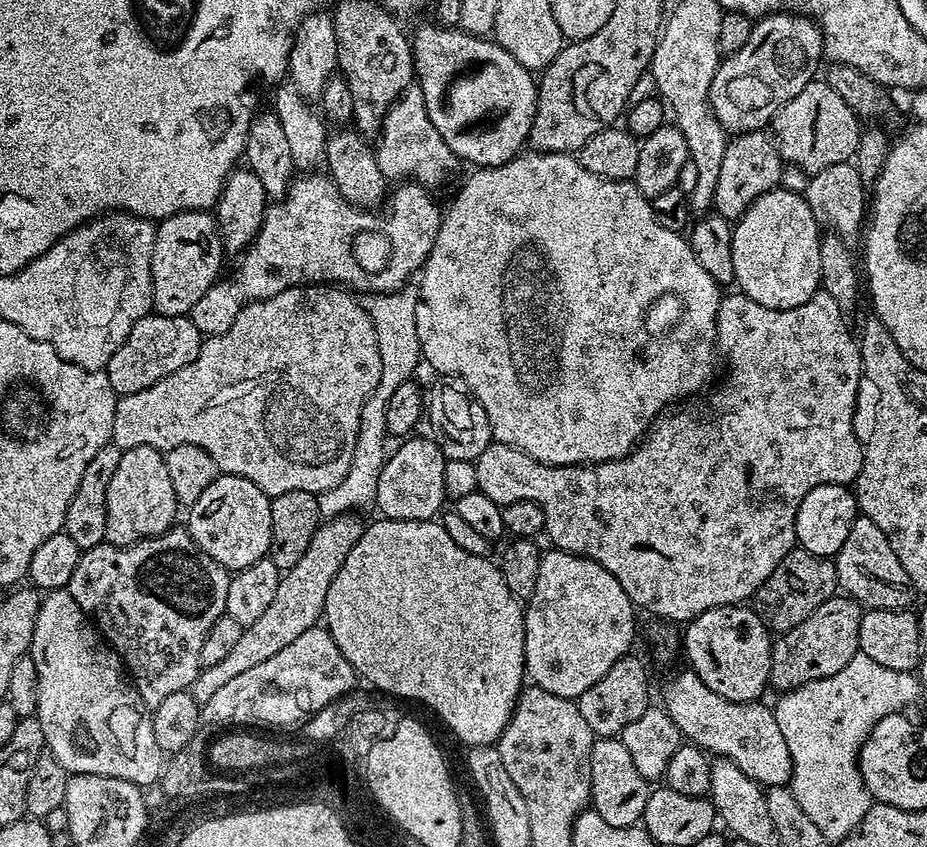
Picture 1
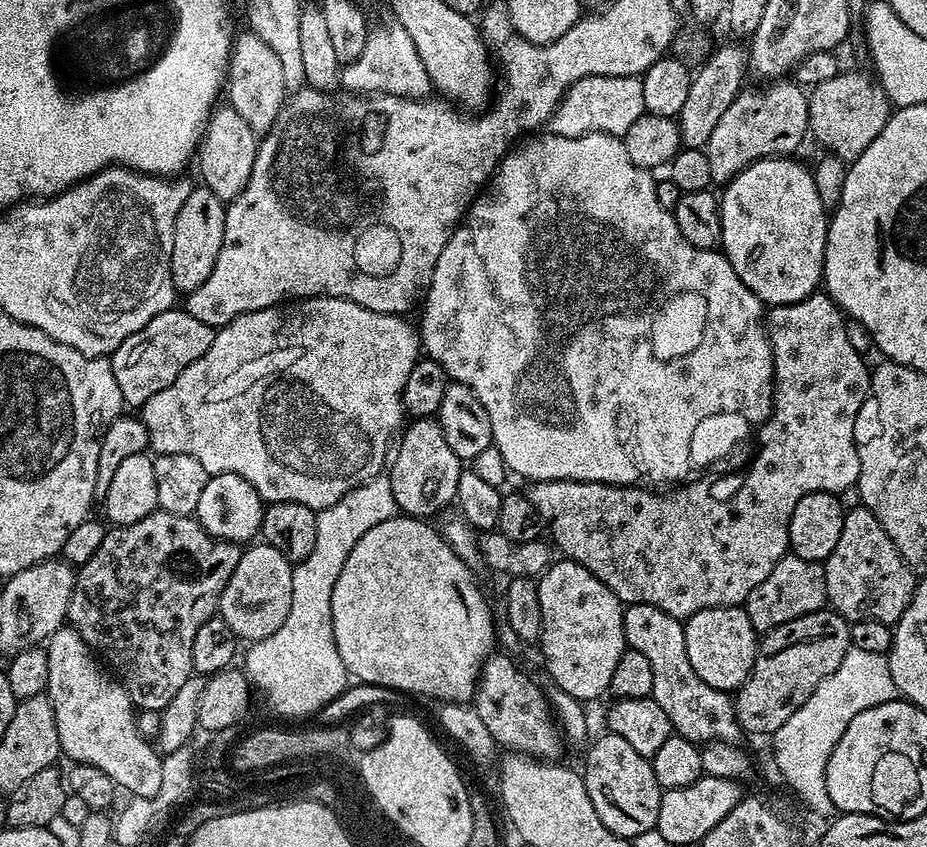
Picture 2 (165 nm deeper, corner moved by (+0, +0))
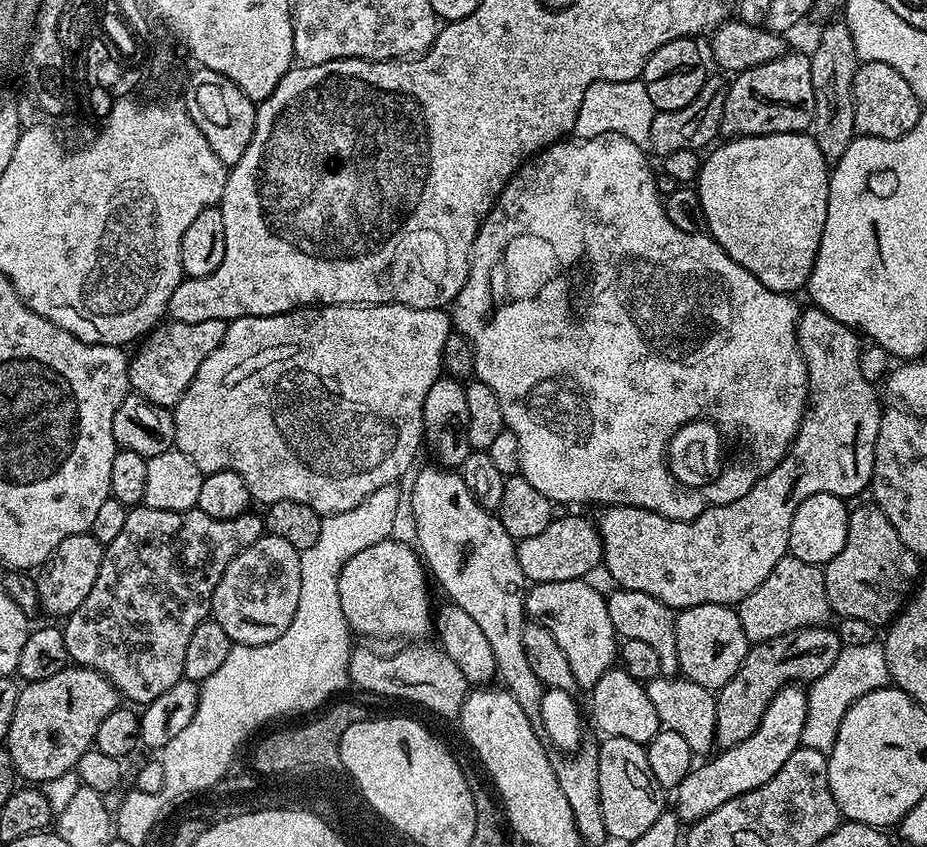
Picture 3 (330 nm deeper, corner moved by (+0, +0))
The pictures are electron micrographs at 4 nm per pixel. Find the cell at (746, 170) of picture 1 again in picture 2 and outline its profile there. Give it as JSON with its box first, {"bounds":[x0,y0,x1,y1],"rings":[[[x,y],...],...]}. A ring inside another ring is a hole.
{"bounds":[703,78,809,186],"rings":[[[781,78],[775,82],[765,83],[764,88],[745,87],[737,94],[734,102],[727,107],[725,114],[719,118],[718,124],[710,133],[710,138],[703,146],[706,158],[710,158],[710,178],[713,185],[723,186],[733,180],[739,172],[746,170],[755,160],[770,160],[774,156],[791,157],[792,152],[804,136],[809,135],[808,126],[808,98],[809,93],[801,85],[788,78]]]}

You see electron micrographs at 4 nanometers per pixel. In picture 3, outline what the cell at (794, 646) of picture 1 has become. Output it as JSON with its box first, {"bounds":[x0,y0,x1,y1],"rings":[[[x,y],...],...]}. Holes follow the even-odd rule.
{"bounds":[715,627,842,749],"rings":[[[828,627],[799,628],[749,647],[734,678],[715,693],[717,749],[733,748],[738,746],[738,742],[746,742],[746,738],[758,730],[758,722],[762,722],[762,714],[766,714],[766,706],[770,706],[774,694],[804,682],[800,680],[811,682],[822,678],[822,674],[834,666],[834,658],[838,658],[842,645],[837,629]]]}

